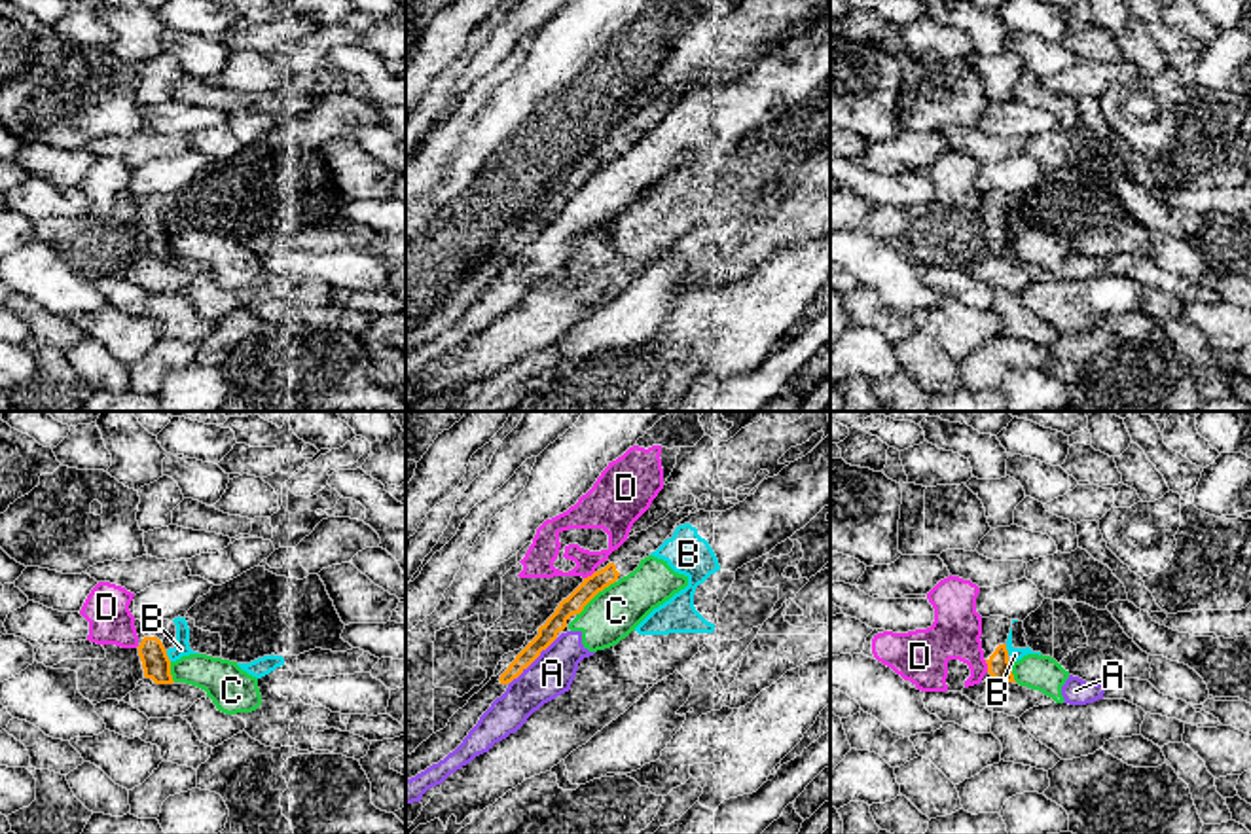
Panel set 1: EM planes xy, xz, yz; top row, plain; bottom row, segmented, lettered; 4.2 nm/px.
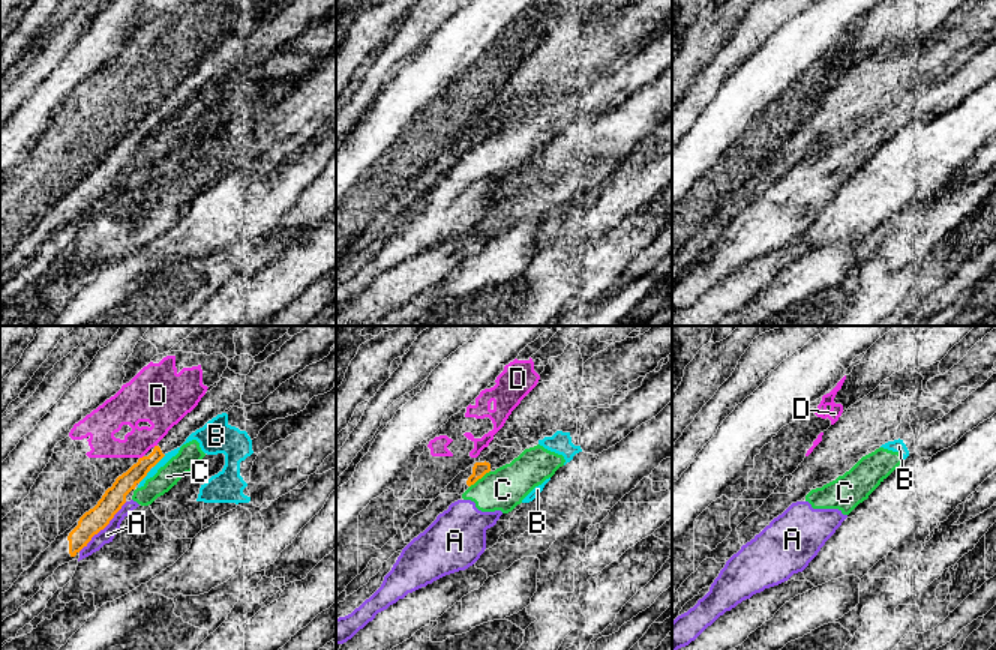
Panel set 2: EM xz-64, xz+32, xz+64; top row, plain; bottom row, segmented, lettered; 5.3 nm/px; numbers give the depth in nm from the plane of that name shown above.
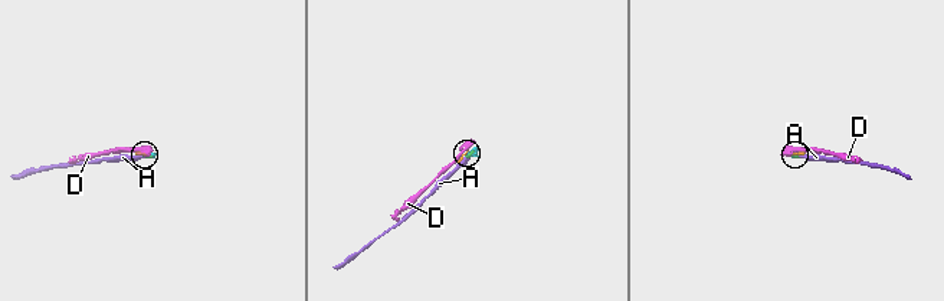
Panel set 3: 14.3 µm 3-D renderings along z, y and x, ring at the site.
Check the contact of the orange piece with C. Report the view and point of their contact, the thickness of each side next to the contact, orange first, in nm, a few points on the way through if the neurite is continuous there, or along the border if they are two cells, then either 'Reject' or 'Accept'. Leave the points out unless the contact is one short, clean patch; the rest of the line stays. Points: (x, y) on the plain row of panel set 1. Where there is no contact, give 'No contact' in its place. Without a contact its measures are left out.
Touches orange at xz (596, 169). Thickness 90 nm (orange) against 220 nm. Boundary: xz (615, 156), (577, 190). Reject

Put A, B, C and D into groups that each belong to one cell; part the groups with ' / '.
A C / B / D

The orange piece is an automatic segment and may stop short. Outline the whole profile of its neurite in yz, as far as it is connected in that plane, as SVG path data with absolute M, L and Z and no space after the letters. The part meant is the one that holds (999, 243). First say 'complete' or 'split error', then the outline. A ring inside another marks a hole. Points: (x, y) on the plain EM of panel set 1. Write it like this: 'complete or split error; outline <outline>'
split error; outline M1003 191L982 193L982 226L988 239L988 248L995 256L1016 258L1012 250L1012 235L1006 226L1006 214L1012 195Z

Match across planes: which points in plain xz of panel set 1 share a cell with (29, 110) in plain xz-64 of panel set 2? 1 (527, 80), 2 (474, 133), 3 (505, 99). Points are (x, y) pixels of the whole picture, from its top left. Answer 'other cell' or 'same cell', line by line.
1: other cell
2: other cell
3: other cell

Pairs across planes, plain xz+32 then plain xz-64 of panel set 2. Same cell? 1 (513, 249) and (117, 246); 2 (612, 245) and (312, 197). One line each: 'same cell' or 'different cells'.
1: different cells
2: same cell

